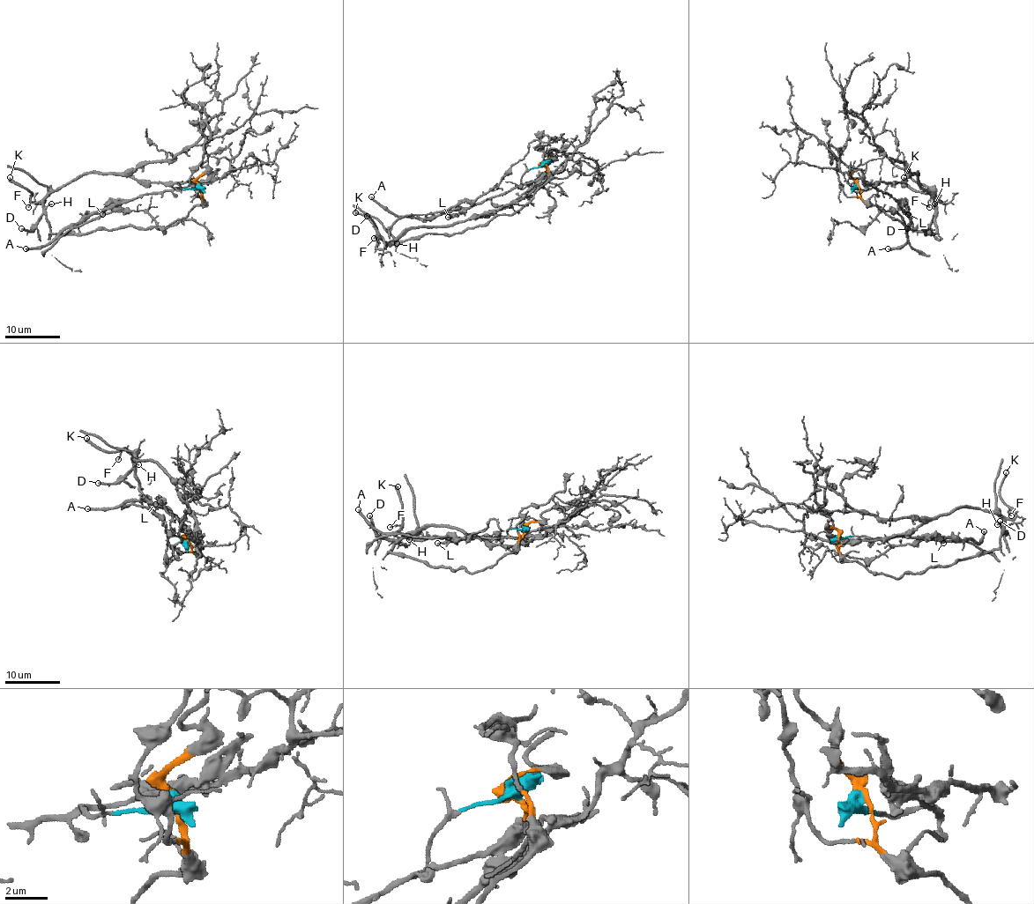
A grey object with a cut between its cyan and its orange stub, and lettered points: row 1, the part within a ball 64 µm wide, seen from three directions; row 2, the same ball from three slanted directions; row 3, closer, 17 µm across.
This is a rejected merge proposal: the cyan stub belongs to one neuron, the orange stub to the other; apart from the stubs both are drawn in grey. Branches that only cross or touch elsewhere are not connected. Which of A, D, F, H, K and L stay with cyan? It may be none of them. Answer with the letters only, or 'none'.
A, L

